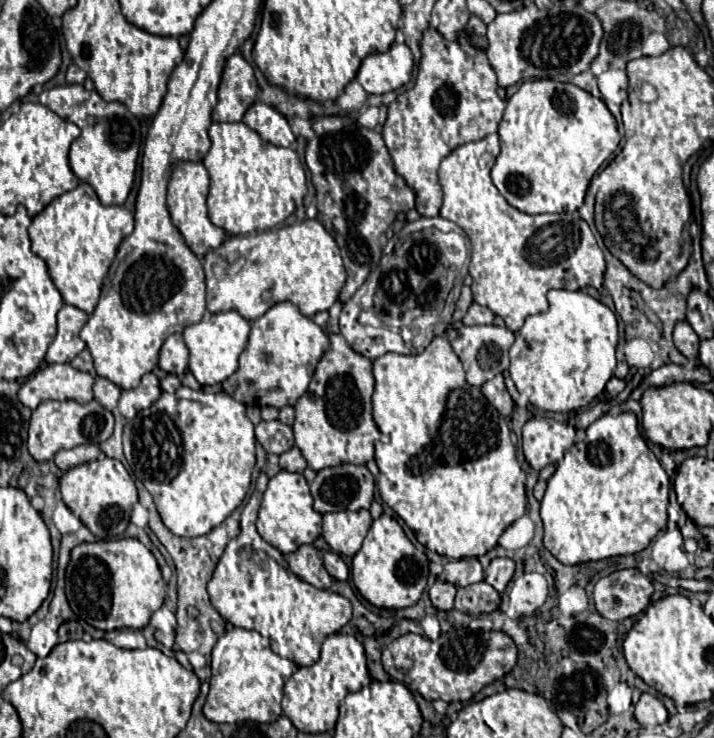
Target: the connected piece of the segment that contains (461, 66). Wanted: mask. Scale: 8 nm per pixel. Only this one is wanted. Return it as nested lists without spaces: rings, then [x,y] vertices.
[[[429,28],[421,40],[421,52],[423,52],[423,58],[419,64],[415,86],[399,94],[397,100],[389,104],[389,116],[383,126],[383,140],[393,158],[395,172],[415,192],[415,210],[421,216],[439,216],[443,190],[437,178],[437,170],[441,160],[461,144],[475,142],[489,134],[495,134],[503,118],[505,100],[501,100],[497,94],[497,76],[487,60],[487,54],[483,50],[473,48],[467,34],[461,34],[457,40],[449,42],[437,30]]]

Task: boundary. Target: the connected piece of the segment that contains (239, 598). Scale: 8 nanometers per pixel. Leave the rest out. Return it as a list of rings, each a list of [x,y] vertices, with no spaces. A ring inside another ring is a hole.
[[[261,472],[241,514],[241,534],[227,544],[213,578],[207,584],[207,592],[211,604],[227,622],[245,630],[257,630],[271,640],[271,650],[275,654],[293,660],[297,666],[311,666],[319,660],[321,642],[349,622],[351,602],[341,594],[319,590],[303,582],[289,568],[281,566],[273,556],[261,550],[261,546],[269,544],[263,542],[255,530],[255,520],[267,480],[267,474]]]

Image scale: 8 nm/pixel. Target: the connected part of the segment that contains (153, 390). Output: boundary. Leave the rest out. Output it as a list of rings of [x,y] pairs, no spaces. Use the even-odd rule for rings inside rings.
[[[149,372],[141,378],[141,384],[133,390],[125,390],[121,394],[121,400],[119,400],[119,412],[131,420],[139,410],[145,410],[149,408],[157,398],[161,396],[161,386],[159,386],[159,378]]]

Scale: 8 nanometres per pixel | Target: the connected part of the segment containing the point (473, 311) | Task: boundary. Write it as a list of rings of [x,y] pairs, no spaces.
[[[471,304],[465,318],[463,318],[463,324],[465,326],[473,326],[473,324],[491,324],[493,322],[493,312],[485,306],[479,306],[479,304]]]

